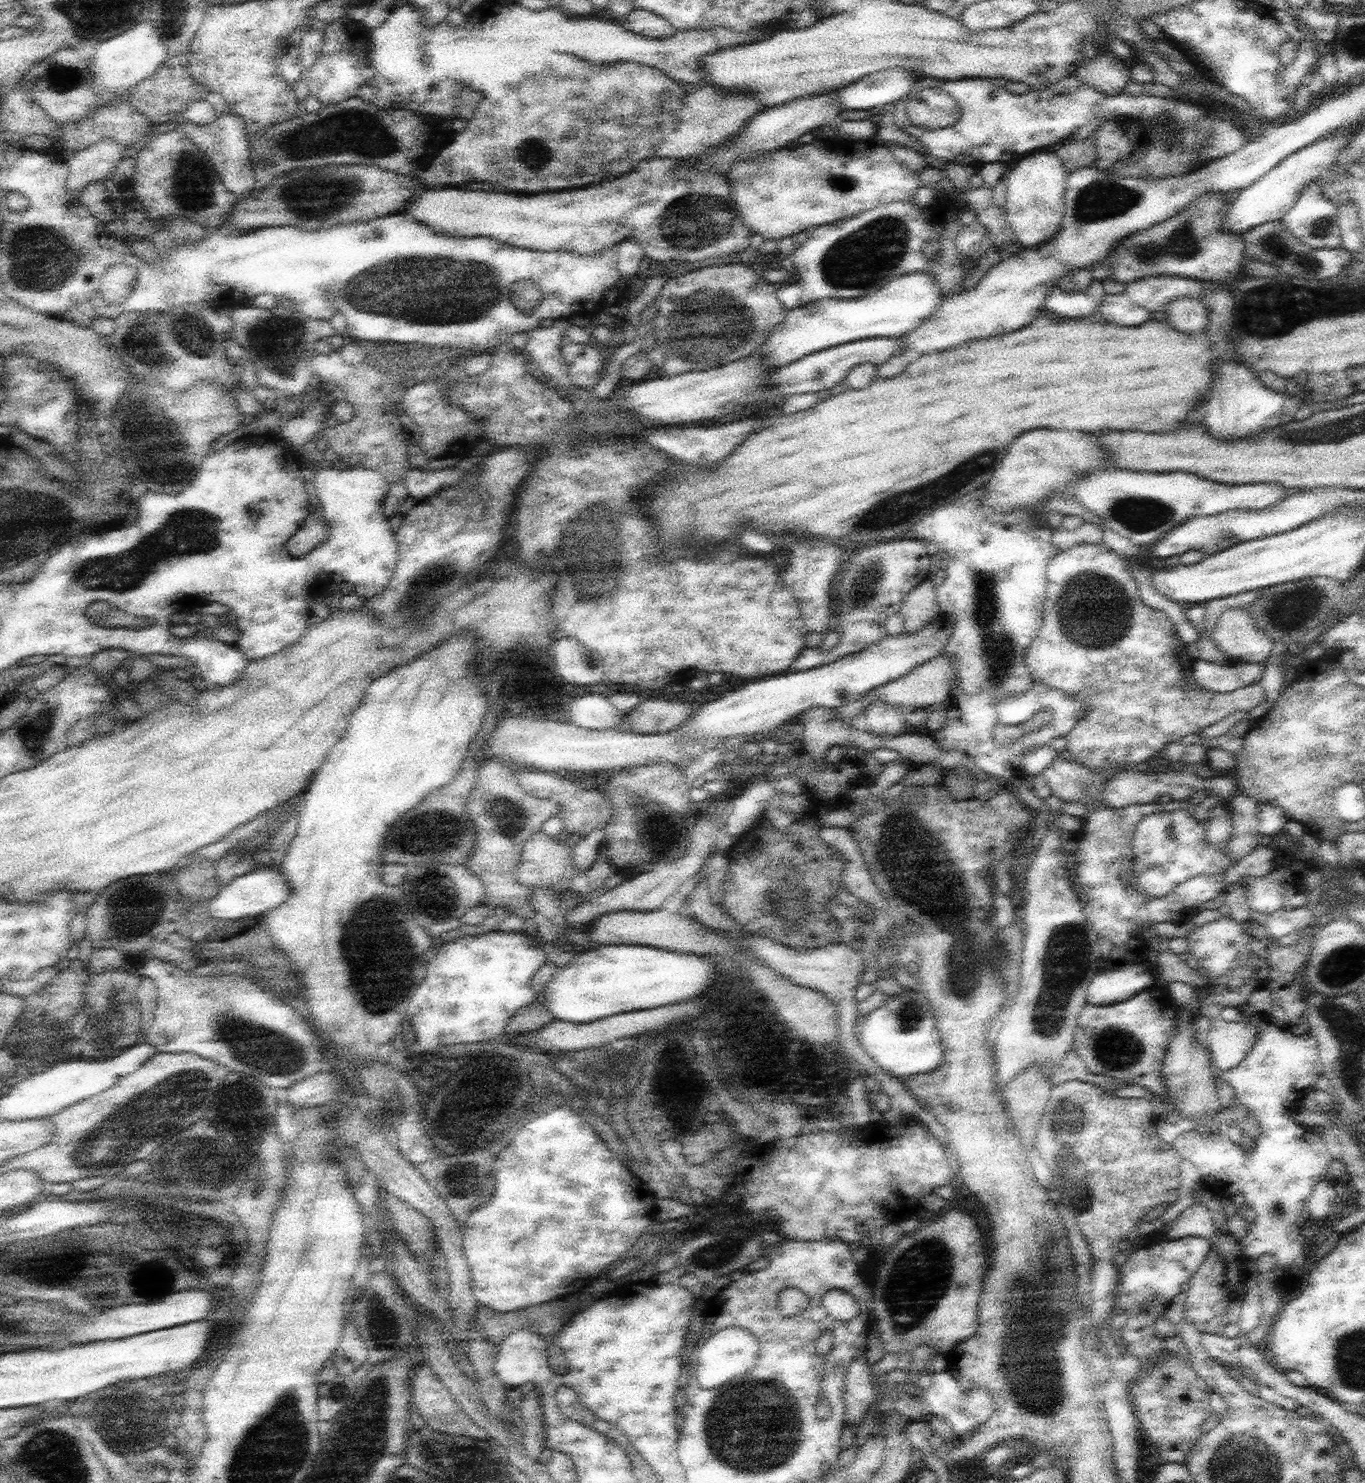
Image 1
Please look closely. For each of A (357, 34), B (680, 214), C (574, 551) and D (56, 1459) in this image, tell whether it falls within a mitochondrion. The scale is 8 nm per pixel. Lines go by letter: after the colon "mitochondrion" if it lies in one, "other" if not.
A: other
B: mitochondrion
C: mitochondrion
D: mitochondrion

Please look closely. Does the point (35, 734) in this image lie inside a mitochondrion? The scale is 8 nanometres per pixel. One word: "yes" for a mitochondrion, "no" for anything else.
yes

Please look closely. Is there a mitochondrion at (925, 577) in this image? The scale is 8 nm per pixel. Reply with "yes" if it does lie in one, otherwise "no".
no

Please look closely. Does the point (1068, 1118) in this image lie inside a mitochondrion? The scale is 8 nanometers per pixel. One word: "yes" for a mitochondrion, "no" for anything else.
yes

